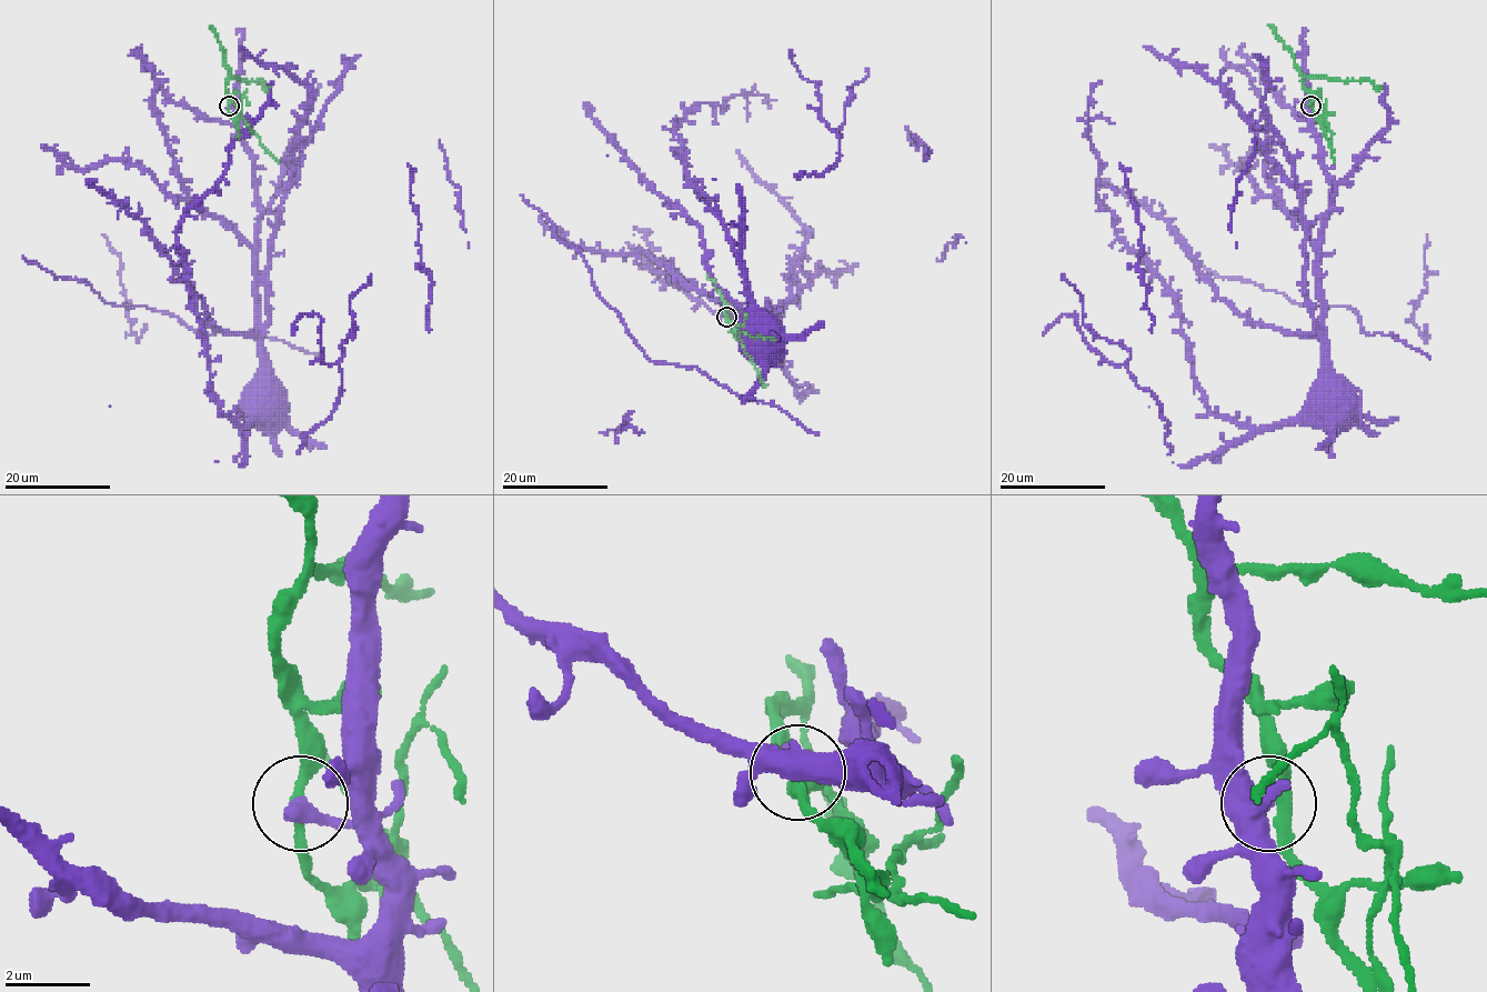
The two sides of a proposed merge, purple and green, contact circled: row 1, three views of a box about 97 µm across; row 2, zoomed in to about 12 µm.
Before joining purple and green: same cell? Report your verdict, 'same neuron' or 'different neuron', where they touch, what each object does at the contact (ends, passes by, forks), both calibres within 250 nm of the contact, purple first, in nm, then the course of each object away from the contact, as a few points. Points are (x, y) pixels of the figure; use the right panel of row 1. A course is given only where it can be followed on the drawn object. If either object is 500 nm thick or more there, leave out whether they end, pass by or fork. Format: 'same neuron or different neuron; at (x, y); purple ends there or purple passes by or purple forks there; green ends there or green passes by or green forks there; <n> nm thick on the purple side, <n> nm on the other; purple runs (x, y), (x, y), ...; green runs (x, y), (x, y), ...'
different neuron; at (1310, 106); purple ends there; green passes by; 440 nm thick on the purple side, 300 nm on the other; purple runs (1310, 106), (1314, 136), (1330, 186), (1318, 264), (1322, 366), (1310, 399); green runs (1310, 106), (1310, 93), (1303, 86), (1304, 76), (1369, 80), (1379, 87)

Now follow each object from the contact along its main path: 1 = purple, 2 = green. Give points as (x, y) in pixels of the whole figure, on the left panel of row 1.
1: (229, 106), (239, 117), (239, 136), (251, 159), (257, 186), (259, 216), (254, 264), (260, 399)
2: (229, 106), (227, 86), (230, 77), (260, 81), (270, 87)

